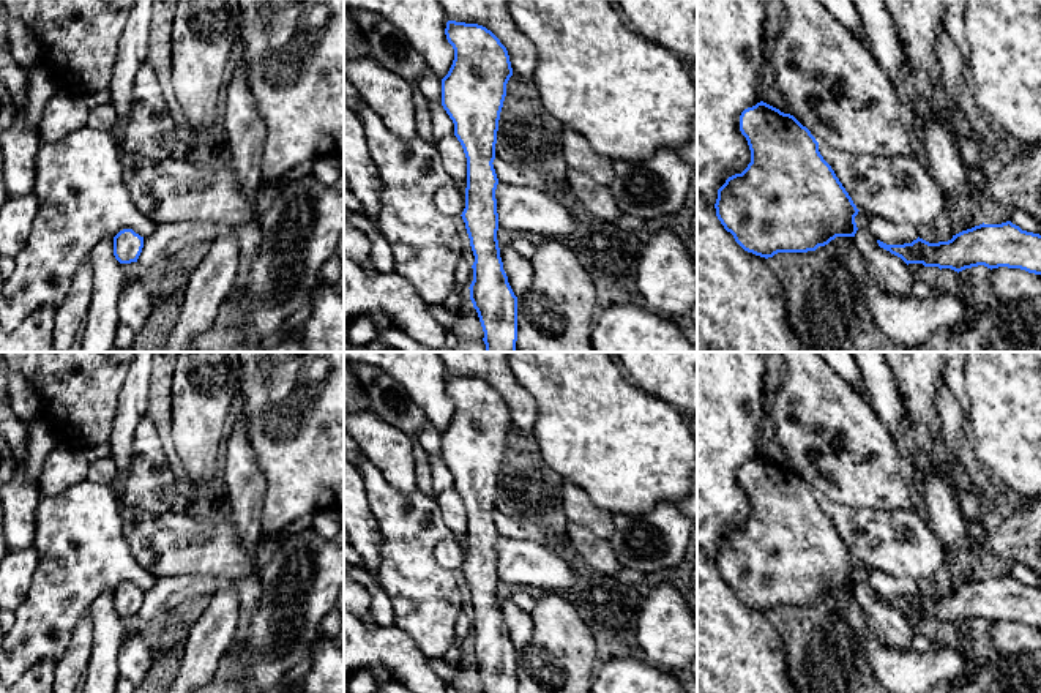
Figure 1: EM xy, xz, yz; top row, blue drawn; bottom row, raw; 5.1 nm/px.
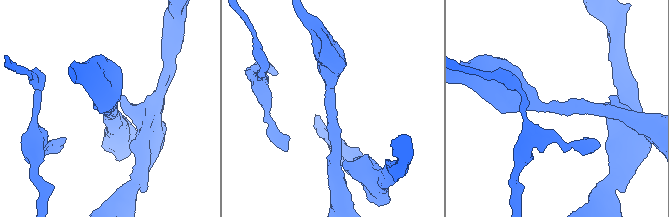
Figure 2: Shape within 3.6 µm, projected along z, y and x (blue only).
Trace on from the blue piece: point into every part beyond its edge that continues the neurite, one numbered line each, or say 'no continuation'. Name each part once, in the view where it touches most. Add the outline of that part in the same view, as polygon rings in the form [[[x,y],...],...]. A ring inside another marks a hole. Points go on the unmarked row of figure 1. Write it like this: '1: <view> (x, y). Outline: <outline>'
no continuation

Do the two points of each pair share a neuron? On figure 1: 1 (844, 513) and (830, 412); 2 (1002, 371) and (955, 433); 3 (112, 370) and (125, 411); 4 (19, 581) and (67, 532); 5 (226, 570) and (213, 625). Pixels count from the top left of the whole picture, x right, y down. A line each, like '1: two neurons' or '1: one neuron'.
1: two neurons
2: two neurons
3: two neurons
4: two neurons
5: two neurons

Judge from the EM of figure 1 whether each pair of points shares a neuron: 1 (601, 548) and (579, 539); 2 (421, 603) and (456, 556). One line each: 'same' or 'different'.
1: same
2: different

